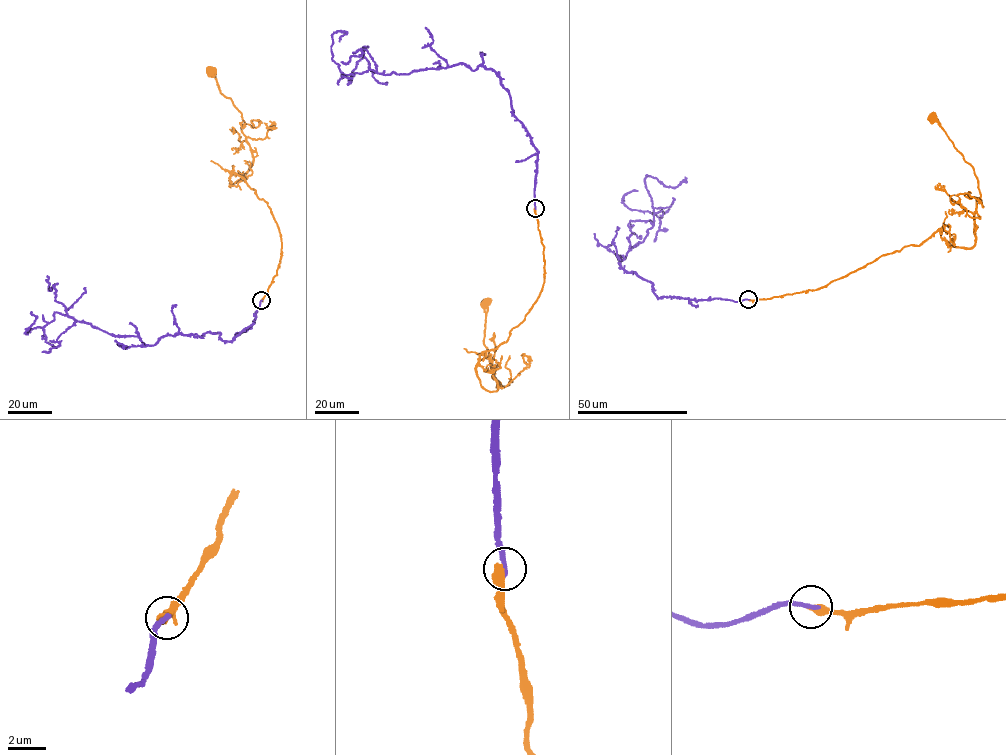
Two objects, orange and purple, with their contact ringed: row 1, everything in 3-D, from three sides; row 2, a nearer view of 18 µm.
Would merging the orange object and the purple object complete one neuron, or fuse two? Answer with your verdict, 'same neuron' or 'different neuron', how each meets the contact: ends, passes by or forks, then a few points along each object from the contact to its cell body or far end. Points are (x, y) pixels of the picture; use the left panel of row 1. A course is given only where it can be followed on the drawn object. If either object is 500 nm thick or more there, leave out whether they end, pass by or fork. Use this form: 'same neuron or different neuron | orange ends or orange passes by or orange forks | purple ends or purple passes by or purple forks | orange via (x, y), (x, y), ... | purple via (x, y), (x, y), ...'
different neuron | orange ends | purple ends | orange via (262, 300), (281, 238), (255, 190), (232, 173), (229, 185), (252, 150), (241, 113), (211, 71) | purple via (262, 300), (252, 325), (231, 340), (176, 333), (152, 345), (56, 312), (27, 334), (31, 311)

